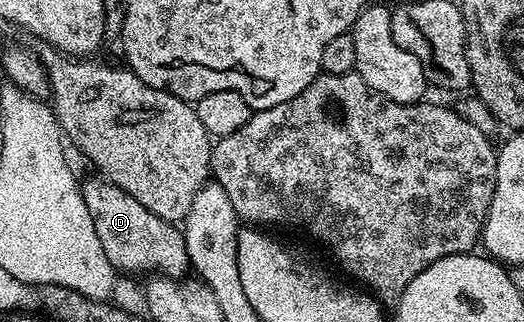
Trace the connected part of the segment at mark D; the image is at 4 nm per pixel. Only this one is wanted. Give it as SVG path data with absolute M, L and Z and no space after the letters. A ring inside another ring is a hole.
M95 177L83 179L80 191L82 200L86 200L86 212L90 212L90 220L94 220L94 232L98 232L106 260L110 260L121 275L140 274L143 270L152 269L160 276L183 279L187 275L184 273L190 270L183 233L173 223L154 216L146 204L138 204L134 196L122 192L122 188L113 182Z

